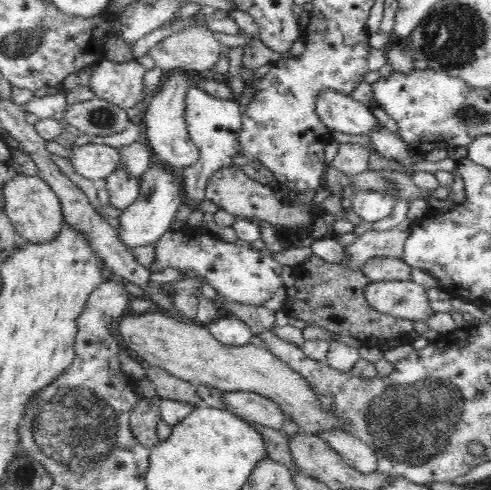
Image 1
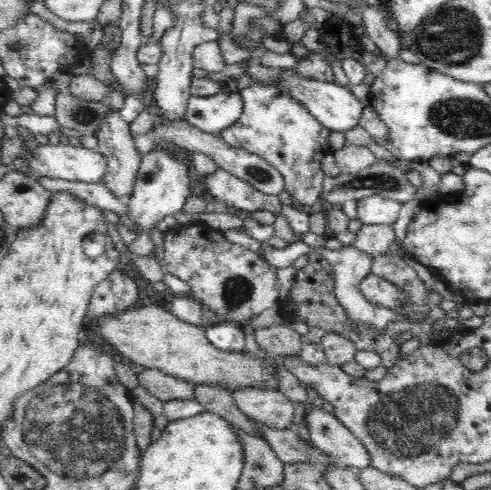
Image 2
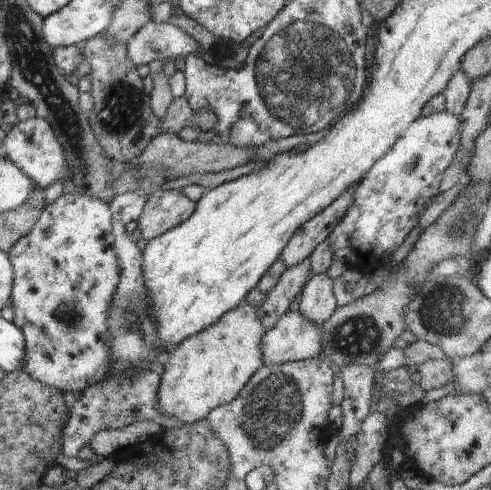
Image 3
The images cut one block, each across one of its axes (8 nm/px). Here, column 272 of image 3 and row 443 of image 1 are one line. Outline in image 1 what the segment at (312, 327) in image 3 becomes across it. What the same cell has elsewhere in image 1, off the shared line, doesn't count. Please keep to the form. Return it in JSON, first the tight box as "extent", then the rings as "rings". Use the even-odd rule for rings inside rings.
{"extent":[320,430,378,474],"rings":[[[324,430],[320,432],[320,438],[326,440],[344,458],[344,462],[356,468],[358,472],[364,472],[364,474],[378,472],[376,452],[360,438],[342,430]]]}

